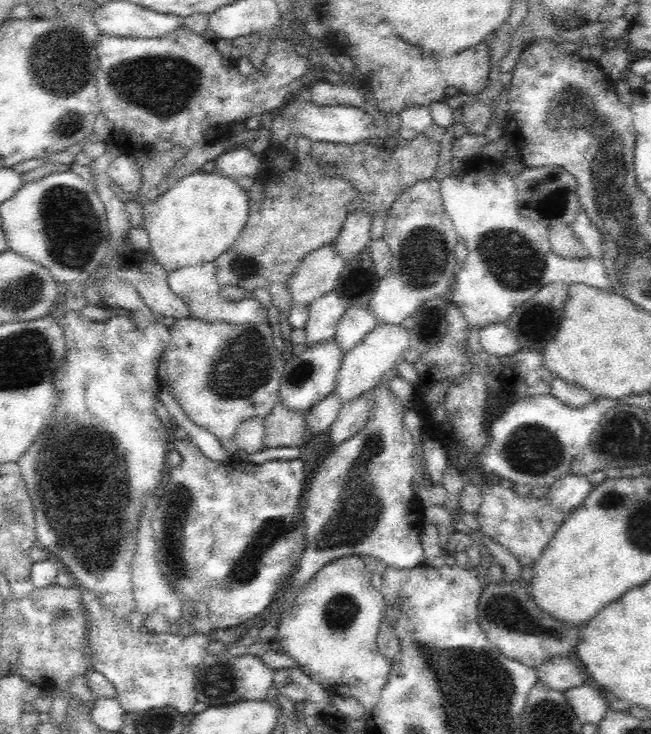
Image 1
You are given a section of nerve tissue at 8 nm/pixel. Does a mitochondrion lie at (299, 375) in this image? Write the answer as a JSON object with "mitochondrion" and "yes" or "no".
{"mitochondrion":"yes"}

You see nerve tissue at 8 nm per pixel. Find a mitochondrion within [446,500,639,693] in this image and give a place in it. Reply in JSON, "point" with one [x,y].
{"point":[502,612]}

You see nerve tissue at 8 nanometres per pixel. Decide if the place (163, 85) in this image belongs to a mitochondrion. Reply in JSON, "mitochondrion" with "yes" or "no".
{"mitochondrion":"yes"}

